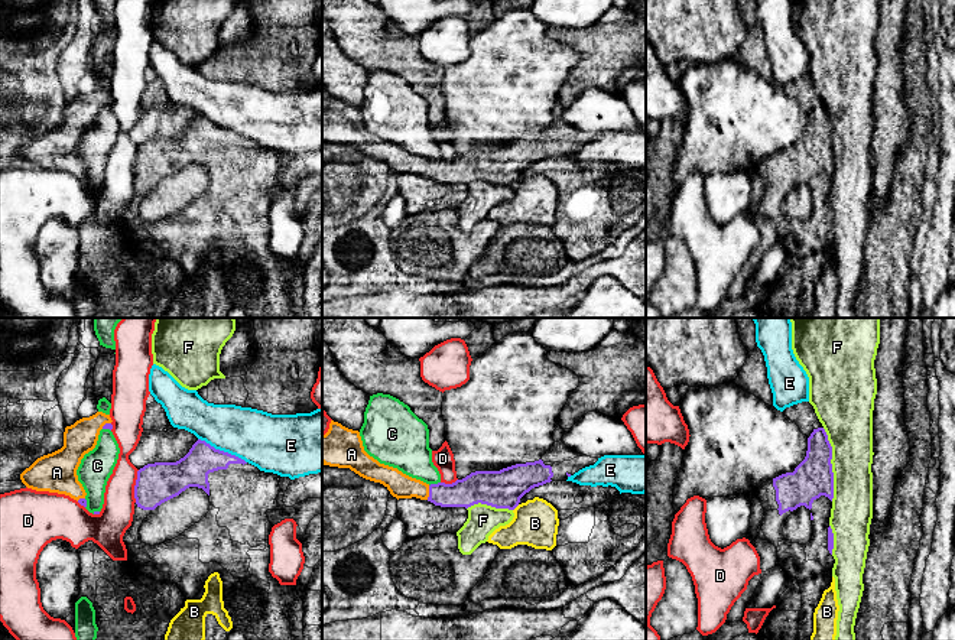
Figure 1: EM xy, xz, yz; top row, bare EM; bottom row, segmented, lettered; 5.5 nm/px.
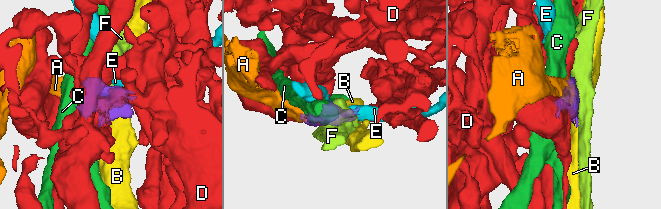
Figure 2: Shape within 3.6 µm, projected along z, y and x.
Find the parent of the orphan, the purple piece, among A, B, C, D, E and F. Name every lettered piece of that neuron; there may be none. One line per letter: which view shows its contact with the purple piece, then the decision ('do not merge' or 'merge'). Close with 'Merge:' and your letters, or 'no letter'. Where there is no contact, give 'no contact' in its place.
A: contact in xz; merge
B: contact in xz; do not merge
C: contact in xz; do not merge
D: contact in xy; do not merge
E: contact in xy; do not merge
F: contact in yz; do not merge
Merge: A

